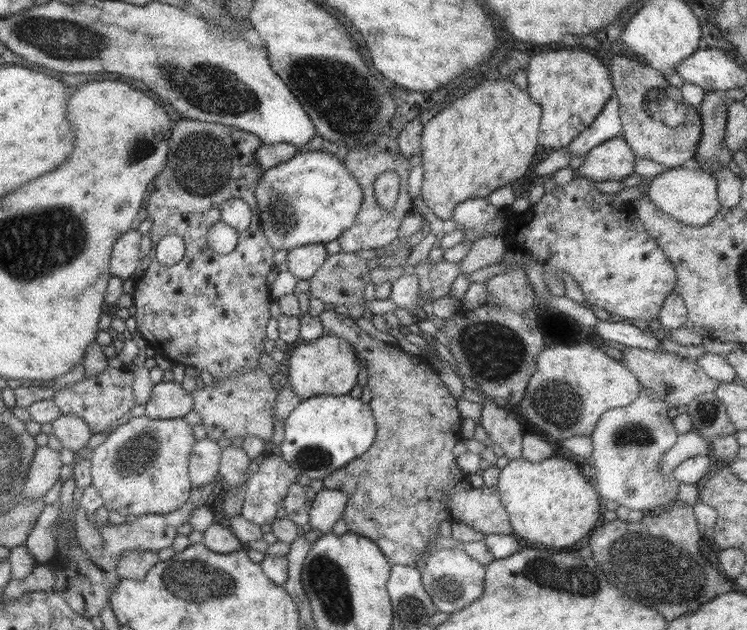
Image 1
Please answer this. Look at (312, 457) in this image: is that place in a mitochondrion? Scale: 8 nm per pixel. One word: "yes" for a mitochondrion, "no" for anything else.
yes

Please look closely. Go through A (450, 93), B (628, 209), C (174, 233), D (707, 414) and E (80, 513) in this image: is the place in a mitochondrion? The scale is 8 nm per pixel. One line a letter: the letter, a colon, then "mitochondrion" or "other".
A: other
B: other
C: other
D: mitochondrion
E: other

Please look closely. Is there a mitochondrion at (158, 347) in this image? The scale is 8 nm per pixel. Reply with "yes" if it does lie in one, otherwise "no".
no

